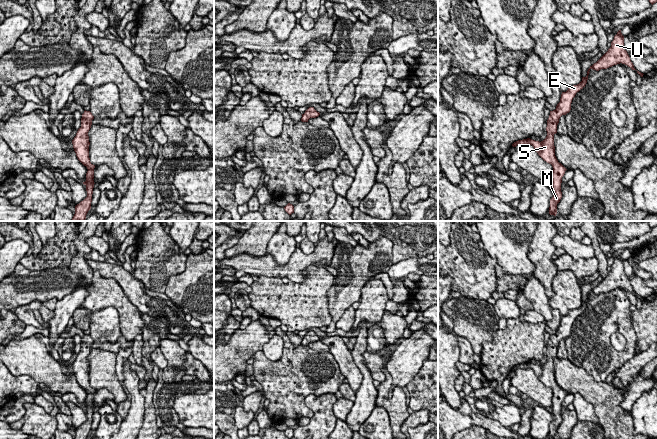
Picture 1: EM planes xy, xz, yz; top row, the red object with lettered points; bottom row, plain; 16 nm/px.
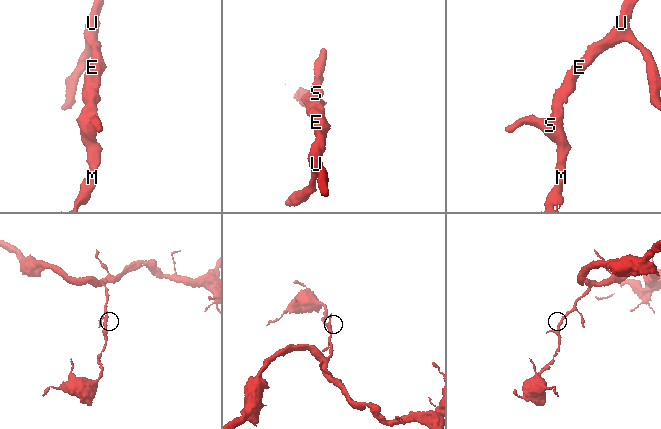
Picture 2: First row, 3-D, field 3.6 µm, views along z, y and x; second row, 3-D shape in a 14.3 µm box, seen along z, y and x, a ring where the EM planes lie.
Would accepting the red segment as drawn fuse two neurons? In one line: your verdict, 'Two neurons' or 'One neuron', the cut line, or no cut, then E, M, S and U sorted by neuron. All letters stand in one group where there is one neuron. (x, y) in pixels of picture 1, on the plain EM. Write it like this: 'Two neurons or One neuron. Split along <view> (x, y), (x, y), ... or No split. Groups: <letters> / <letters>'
One neuron. No split. Groups: E M S U

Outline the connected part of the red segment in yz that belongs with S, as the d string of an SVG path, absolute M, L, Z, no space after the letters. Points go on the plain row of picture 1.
M619 254L614 260L613 265L611 266L611 271L608 273L608 275L596 287L590 290L587 295L587 300L582 301L582 305L579 308L570 310L568 311L568 314L566 316L562 316L560 326L557 328L556 333L550 335L550 339L547 344L546 362L541 366L527 362L523 364L518 364L512 368L513 371L516 371L519 368L532 369L538 379L544 385L552 389L553 421L550 423L550 439L557 438L557 428L562 422L562 401L567 394L561 387L558 386L555 380L554 359L557 357L557 349L559 347L559 343L562 339L566 339L570 336L572 324L575 321L576 317L585 311L588 304L588 299L590 297L589 295L591 293L599 295L601 293L607 293L620 287L627 289L632 294L636 294L630 284L627 275L625 274L624 260L622 259L621 254Z

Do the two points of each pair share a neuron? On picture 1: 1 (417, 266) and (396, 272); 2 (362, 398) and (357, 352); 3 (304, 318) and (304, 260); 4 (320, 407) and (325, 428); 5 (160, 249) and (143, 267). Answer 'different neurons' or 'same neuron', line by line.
1: same neuron
2: same neuron
3: different neurons
4: same neuron
5: same neuron

